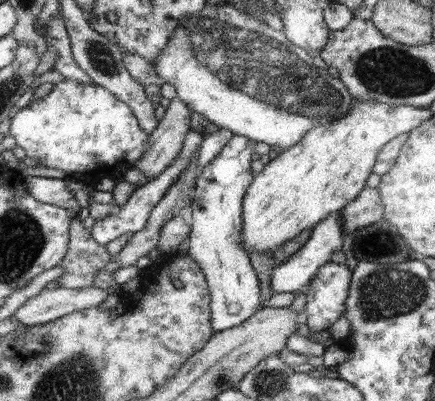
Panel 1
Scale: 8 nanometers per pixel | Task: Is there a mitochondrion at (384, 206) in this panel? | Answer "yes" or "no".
no

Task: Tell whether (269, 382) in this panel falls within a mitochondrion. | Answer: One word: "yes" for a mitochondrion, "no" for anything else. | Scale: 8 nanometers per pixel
yes

